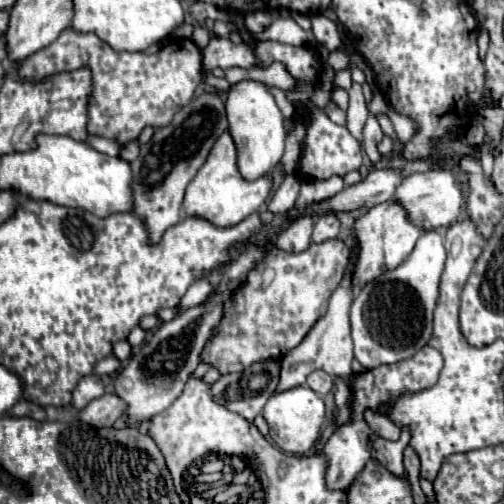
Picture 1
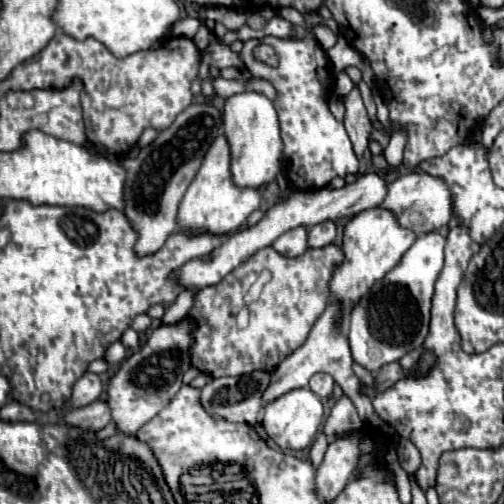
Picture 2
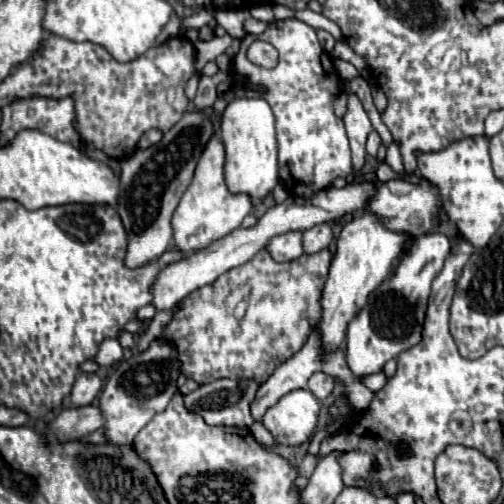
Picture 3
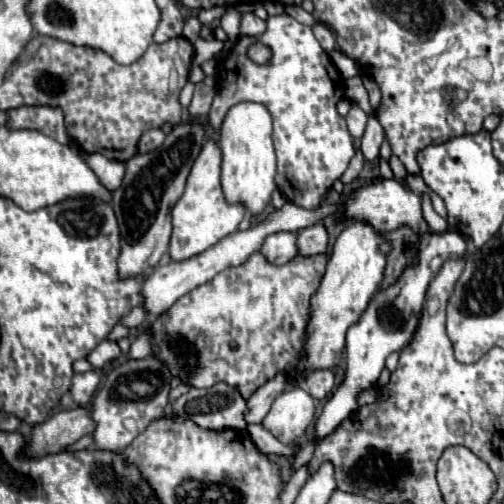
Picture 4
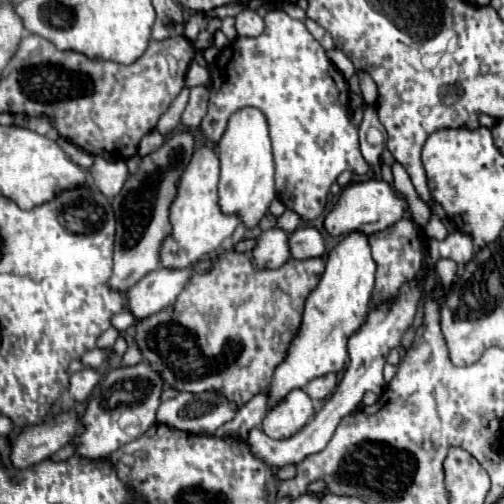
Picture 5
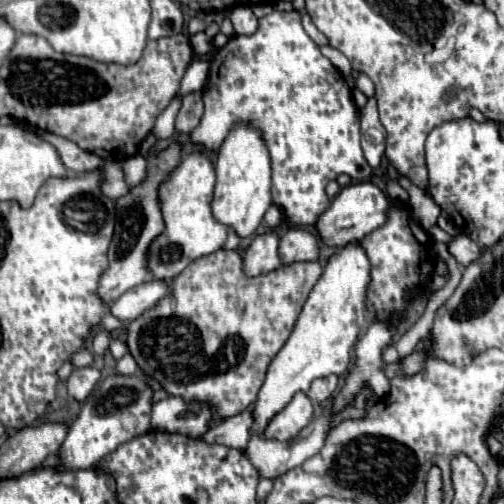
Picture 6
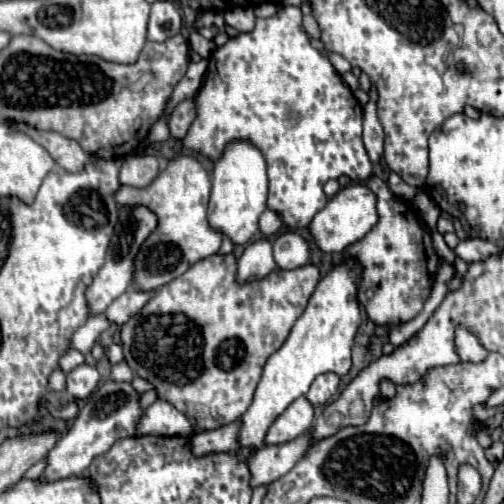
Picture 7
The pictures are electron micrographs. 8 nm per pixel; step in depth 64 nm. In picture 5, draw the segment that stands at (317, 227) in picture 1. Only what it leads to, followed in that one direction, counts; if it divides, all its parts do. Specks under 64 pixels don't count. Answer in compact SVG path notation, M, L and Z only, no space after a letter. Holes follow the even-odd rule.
M300 226L296 232L288 236L290 258L294 260L308 260L324 254L324 240L322 234L312 226Z

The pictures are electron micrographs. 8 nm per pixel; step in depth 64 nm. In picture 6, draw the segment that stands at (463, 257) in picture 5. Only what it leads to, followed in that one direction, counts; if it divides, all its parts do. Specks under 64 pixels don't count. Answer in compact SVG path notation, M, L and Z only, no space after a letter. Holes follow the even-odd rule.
M466 234L454 236L454 240L448 244L448 250L450 250L450 254L458 260L458 264L462 264L462 266L468 266L470 262L478 260L478 258L486 252L484 246L476 244L476 242L470 240Z

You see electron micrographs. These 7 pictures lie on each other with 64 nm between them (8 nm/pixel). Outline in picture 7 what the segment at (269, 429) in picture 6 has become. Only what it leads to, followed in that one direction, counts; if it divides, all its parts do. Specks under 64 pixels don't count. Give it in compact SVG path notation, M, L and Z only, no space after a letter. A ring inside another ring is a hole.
M300 396L274 420L274 424L266 434L266 444L274 446L274 444L290 442L302 436L306 430L310 430L312 422L314 422L312 404L308 404L308 400Z

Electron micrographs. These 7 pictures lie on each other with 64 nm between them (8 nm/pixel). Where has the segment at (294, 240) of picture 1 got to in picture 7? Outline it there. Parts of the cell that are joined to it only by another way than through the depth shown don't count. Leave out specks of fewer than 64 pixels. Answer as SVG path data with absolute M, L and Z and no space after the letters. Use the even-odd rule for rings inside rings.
M264 238L264 240L248 244L244 254L238 258L236 282L250 284L250 282L262 280L272 270L276 270L276 262L272 258L272 242Z

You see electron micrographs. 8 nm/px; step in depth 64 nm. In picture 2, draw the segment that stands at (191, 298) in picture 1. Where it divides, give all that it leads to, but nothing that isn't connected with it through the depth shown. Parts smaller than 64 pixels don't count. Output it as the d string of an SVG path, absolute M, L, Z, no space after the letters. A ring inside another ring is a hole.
M186 290L186 292L182 292L182 294L176 298L176 302L166 308L160 324L162 324L162 326L164 326L164 324L176 324L180 318L184 318L184 314L190 310L190 306L192 306L192 302L194 302L194 294L196 294L196 290Z

